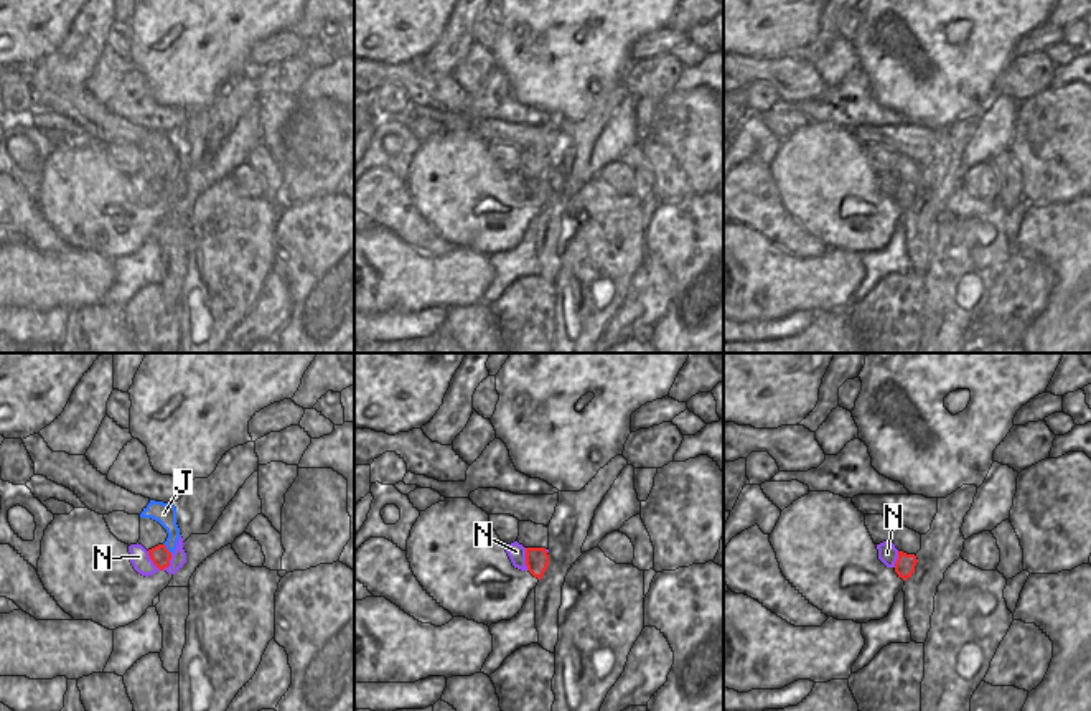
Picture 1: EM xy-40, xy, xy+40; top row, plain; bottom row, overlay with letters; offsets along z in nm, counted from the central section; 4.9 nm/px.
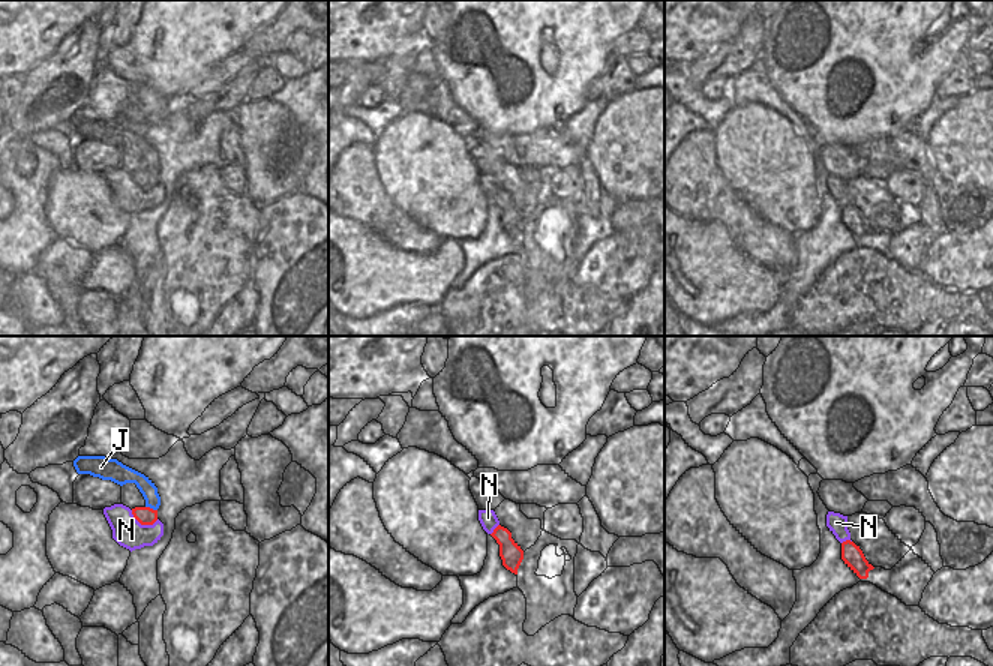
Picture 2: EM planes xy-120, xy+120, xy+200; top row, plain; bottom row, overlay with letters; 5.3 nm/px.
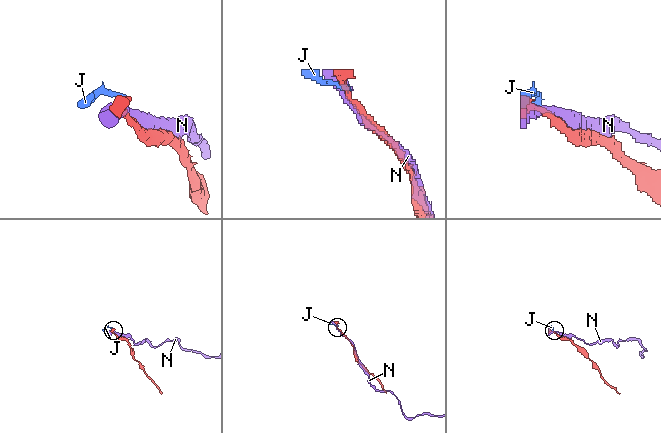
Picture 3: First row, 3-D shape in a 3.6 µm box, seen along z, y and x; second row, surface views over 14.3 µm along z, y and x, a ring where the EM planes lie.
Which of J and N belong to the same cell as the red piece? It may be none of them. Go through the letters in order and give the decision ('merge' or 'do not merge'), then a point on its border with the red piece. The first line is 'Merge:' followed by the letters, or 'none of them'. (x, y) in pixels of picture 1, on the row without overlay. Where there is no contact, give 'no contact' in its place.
Merge: none of them
J: do not merge; meets red in xy-40 at (165, 178)
N: do not merge; meets red in xy-40 at (157, 197)

